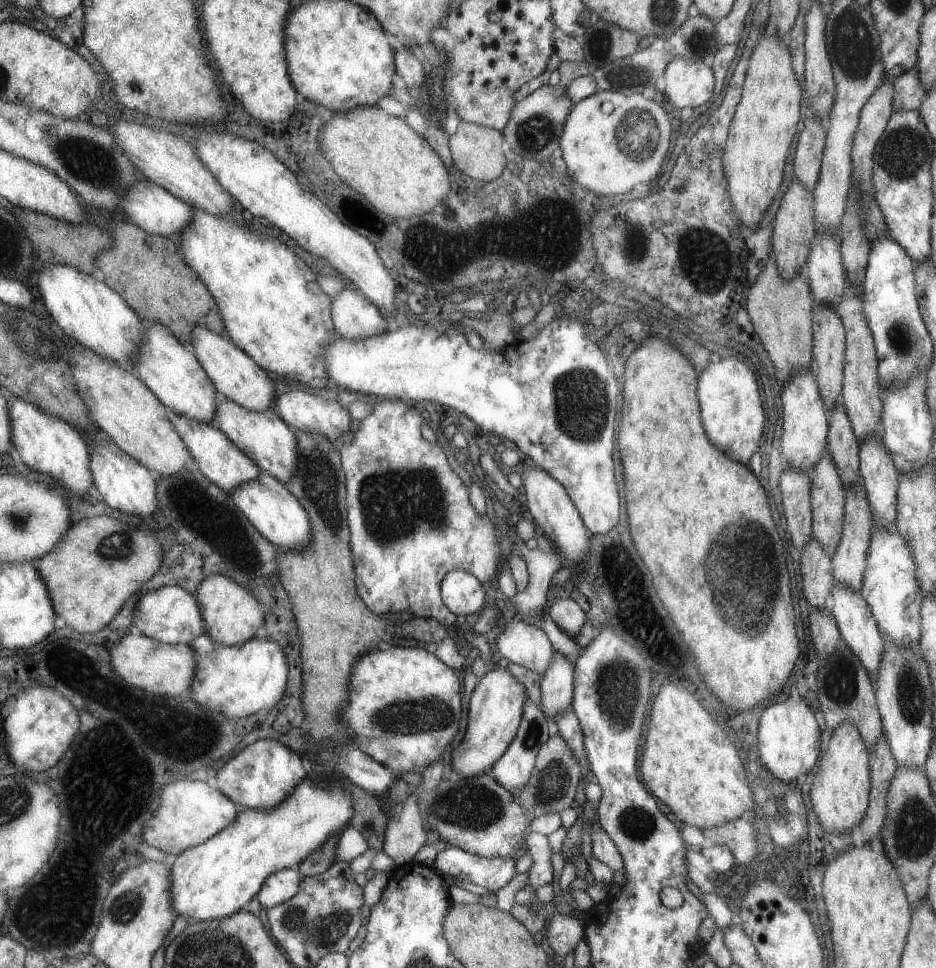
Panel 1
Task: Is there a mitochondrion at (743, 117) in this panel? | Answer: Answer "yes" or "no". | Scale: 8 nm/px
no

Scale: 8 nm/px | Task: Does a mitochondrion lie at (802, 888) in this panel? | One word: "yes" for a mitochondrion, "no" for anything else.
no

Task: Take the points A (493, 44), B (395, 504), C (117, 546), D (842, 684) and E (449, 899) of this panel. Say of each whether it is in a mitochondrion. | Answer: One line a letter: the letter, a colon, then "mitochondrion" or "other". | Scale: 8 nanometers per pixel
A: other
B: mitochondrion
C: mitochondrion
D: mitochondrion
E: other

